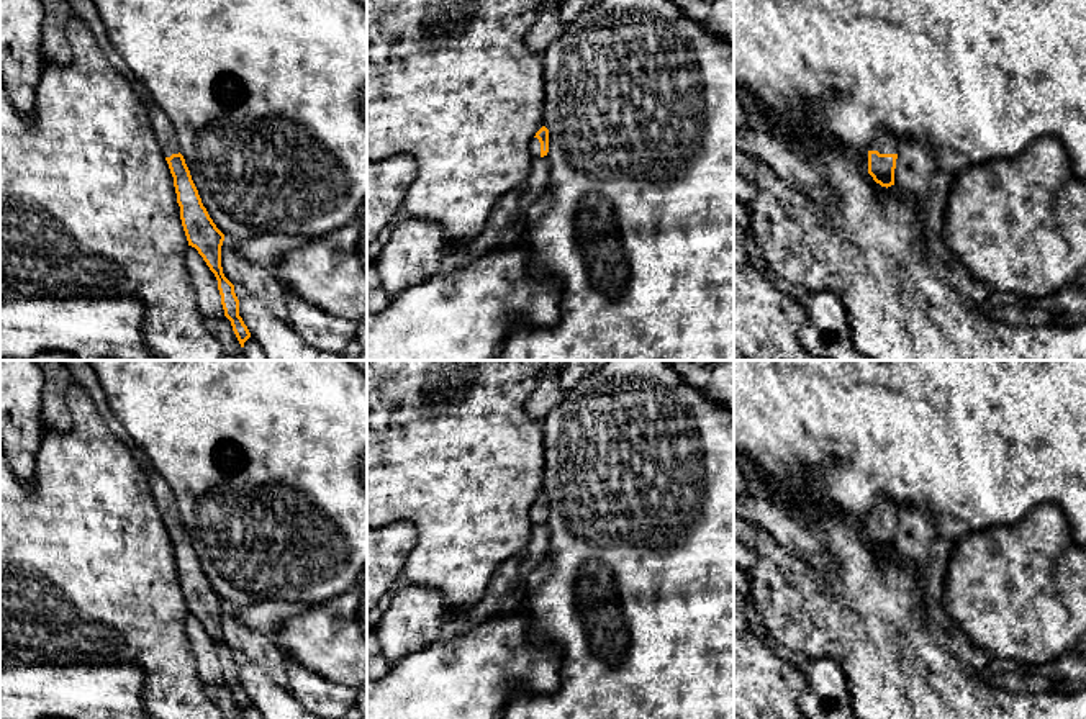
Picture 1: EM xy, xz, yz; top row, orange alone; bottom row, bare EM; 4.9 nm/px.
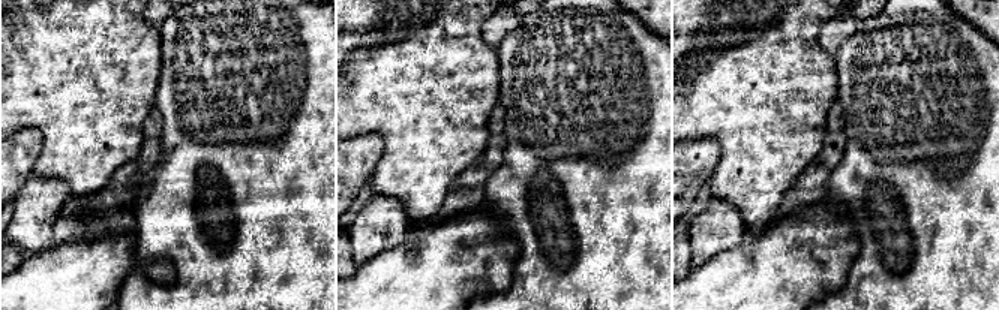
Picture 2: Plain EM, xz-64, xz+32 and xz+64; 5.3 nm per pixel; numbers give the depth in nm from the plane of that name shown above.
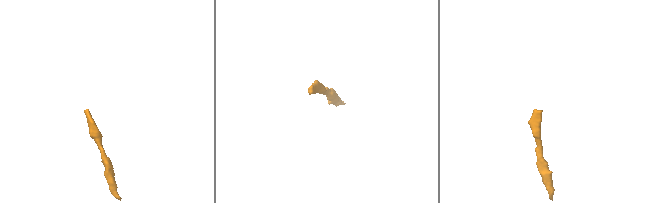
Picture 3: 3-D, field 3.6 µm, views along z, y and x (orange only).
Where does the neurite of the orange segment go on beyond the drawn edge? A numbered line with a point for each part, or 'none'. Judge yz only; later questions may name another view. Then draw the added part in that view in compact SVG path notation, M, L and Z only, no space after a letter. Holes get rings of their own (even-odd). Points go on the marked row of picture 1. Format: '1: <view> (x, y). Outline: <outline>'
1: yz (885, 143). Outline: M880 134L870 151L878 151L880 154L898 154L899 139L891 134Z

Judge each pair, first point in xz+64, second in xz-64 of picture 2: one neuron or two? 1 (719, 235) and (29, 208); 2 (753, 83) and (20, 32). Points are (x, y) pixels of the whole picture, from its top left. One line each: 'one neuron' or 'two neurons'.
1: one neuron
2: one neuron

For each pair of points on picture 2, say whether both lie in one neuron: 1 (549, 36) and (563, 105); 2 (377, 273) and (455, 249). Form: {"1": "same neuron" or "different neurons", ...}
{"1": "same neuron", "2": "same neuron"}

